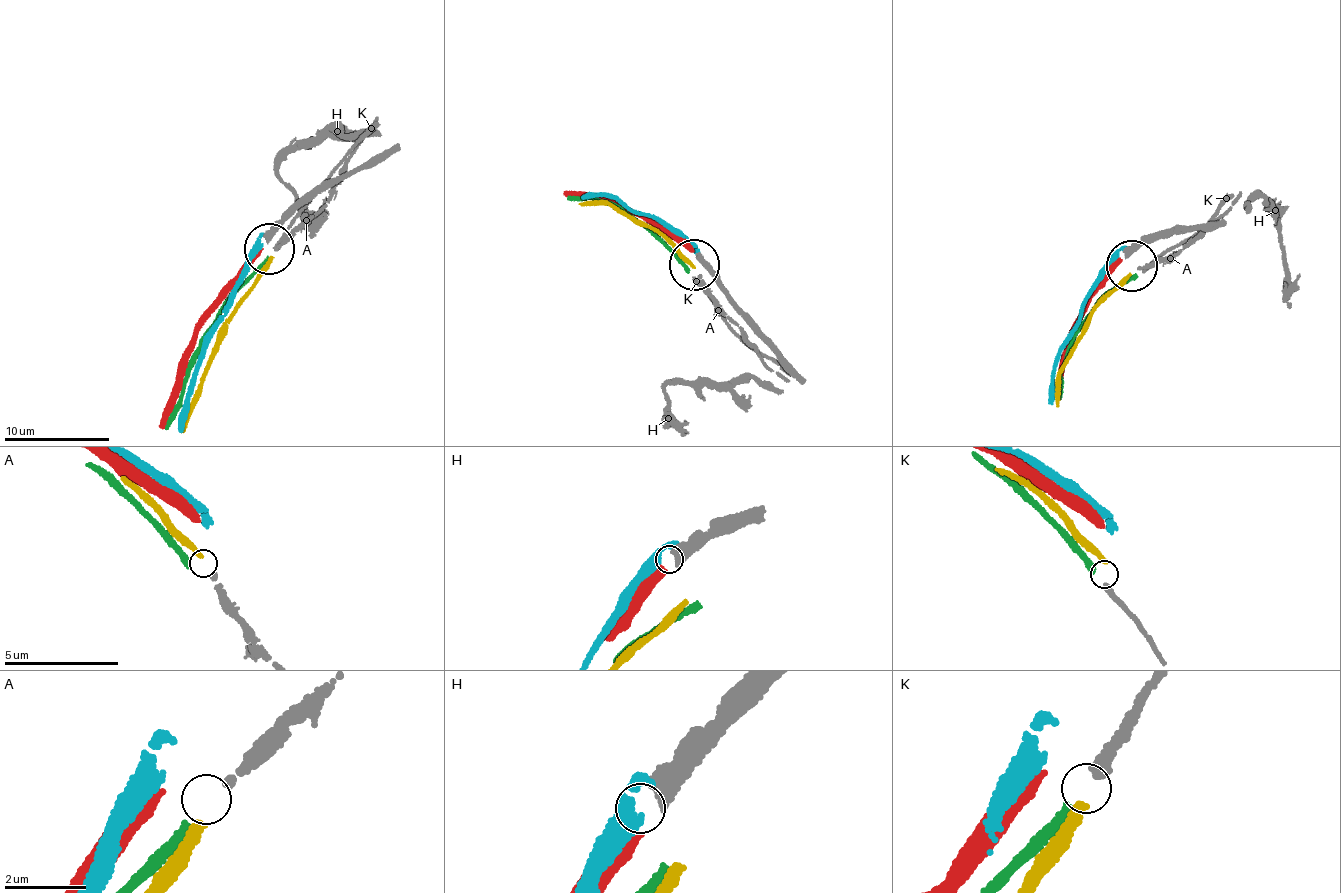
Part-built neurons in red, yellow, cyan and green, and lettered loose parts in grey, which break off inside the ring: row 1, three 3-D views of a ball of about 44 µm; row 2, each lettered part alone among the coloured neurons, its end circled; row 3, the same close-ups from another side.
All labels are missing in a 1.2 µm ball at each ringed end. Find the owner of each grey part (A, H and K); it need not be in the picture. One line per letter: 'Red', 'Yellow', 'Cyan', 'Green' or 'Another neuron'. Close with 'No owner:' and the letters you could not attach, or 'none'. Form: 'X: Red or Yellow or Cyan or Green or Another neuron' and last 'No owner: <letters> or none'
A: Yellow
H: Red
K: Green
No owner: none

